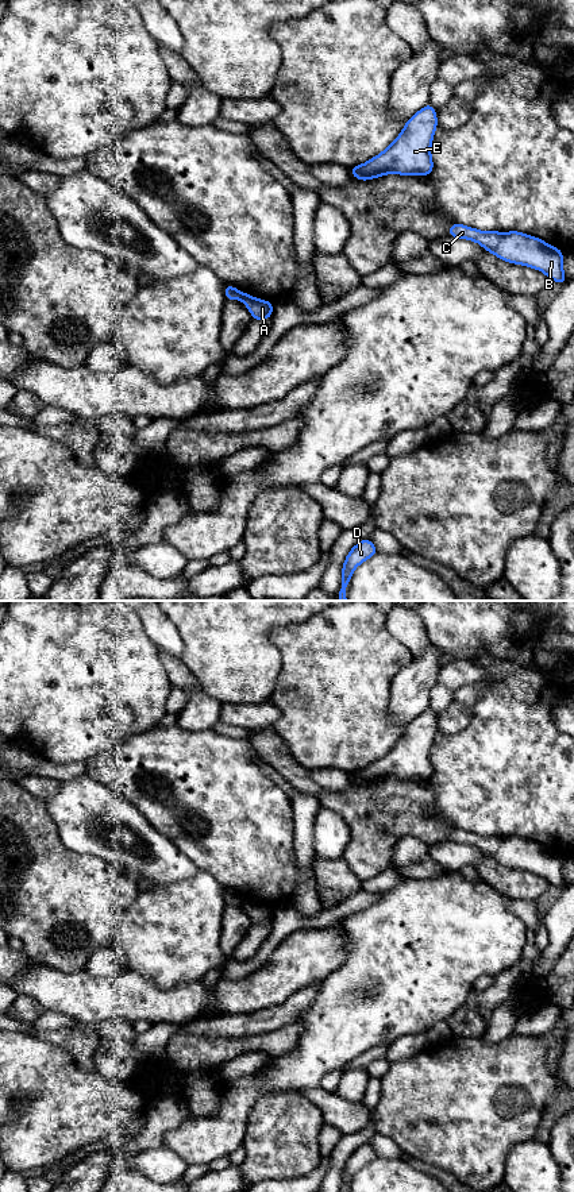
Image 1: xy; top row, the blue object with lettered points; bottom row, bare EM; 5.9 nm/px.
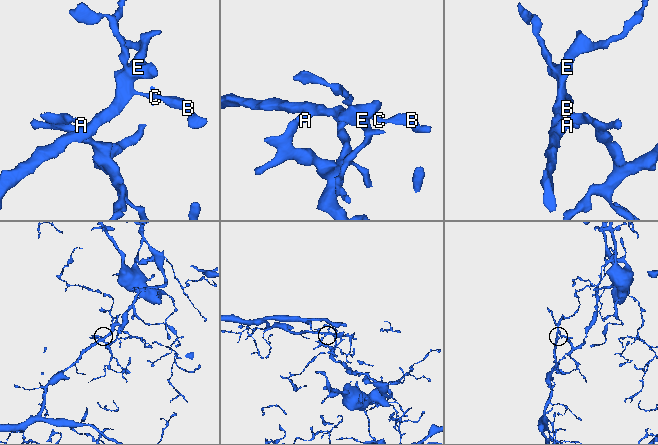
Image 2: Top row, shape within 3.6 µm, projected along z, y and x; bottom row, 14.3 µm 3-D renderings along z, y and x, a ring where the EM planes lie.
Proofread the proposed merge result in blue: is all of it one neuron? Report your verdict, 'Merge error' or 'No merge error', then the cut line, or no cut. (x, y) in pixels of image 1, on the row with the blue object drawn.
Merge error. Split along xy (241, 293), (238, 299)

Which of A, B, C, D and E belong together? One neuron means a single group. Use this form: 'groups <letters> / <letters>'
groups A B C E / D

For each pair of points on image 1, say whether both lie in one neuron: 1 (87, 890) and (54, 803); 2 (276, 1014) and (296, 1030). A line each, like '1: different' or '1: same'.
1: different
2: different

